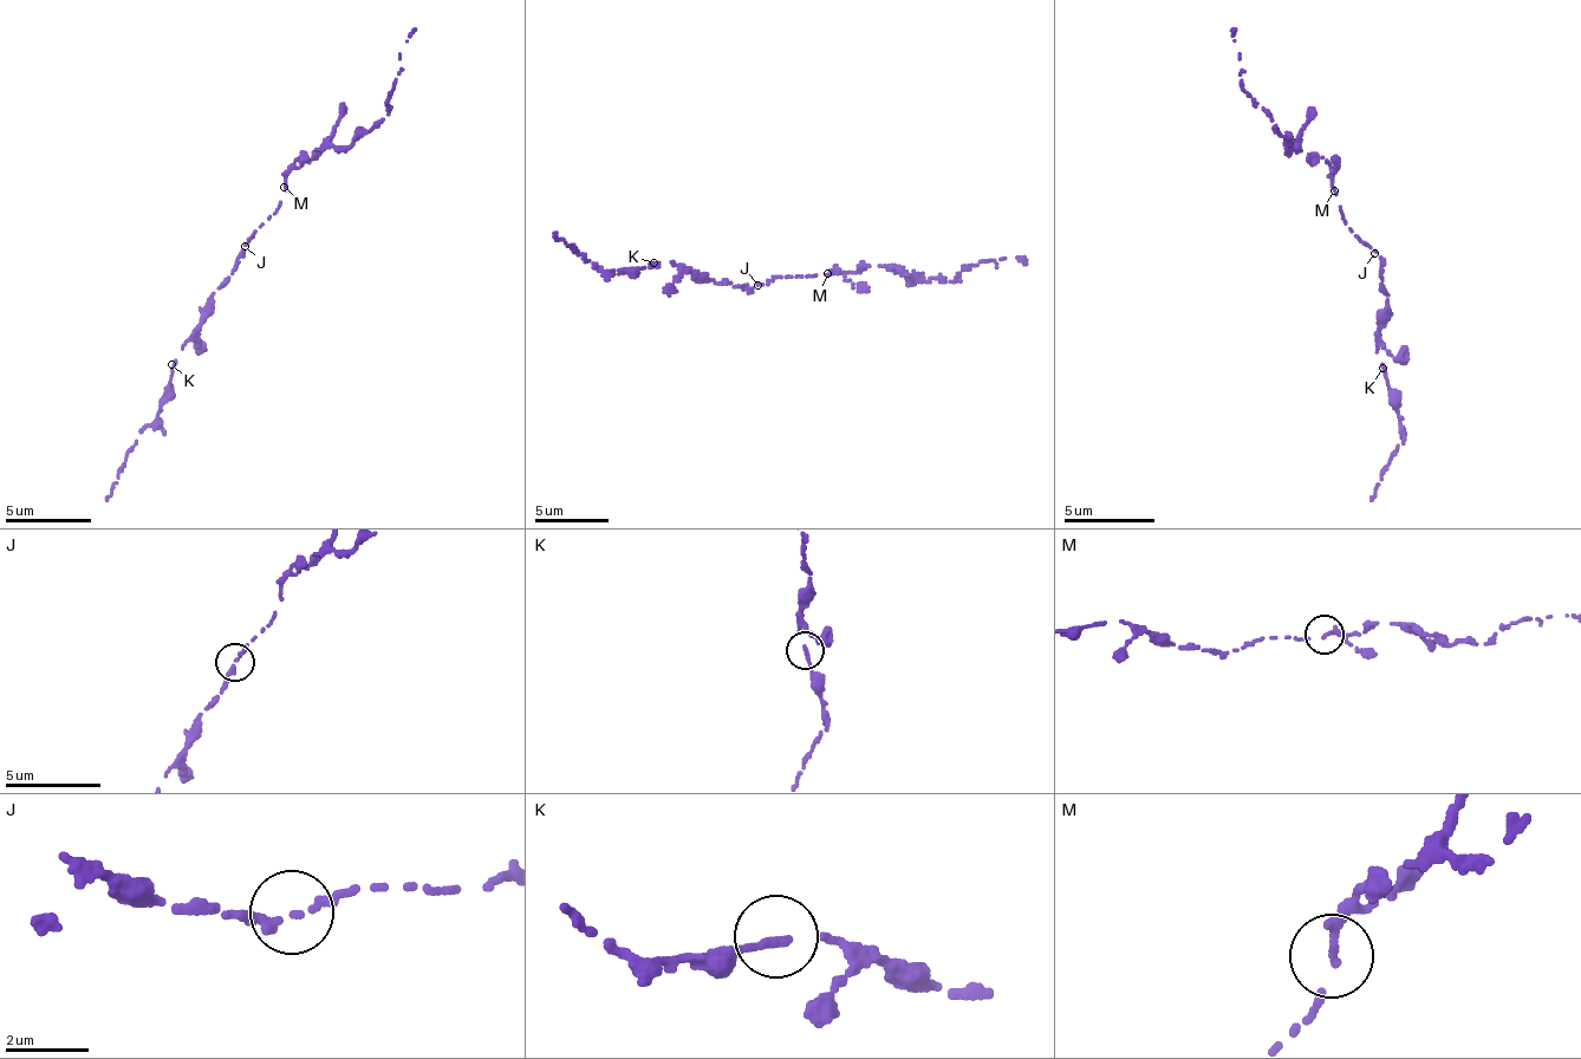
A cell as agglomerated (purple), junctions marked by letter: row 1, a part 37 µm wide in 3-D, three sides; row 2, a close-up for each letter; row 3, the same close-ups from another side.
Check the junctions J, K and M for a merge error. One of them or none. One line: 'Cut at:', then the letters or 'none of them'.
Cut at: none of them

